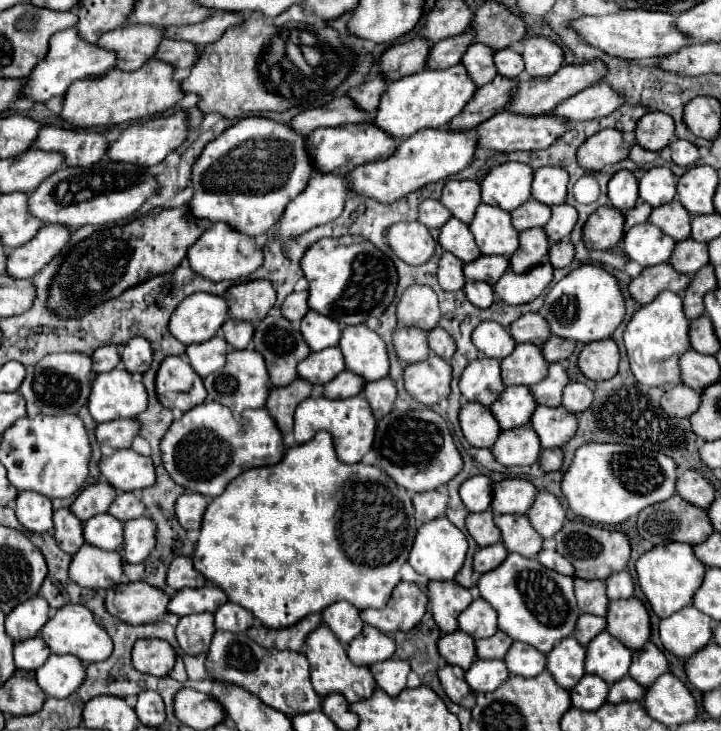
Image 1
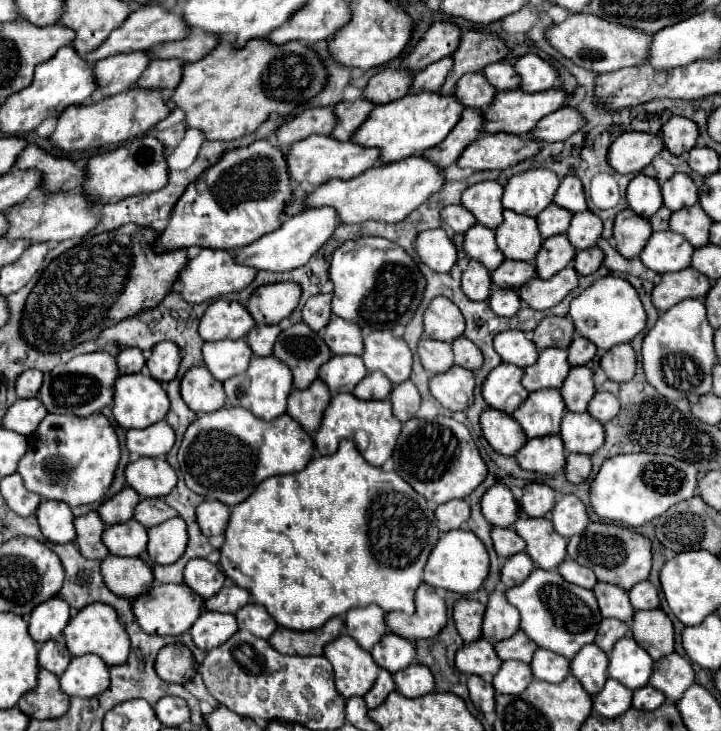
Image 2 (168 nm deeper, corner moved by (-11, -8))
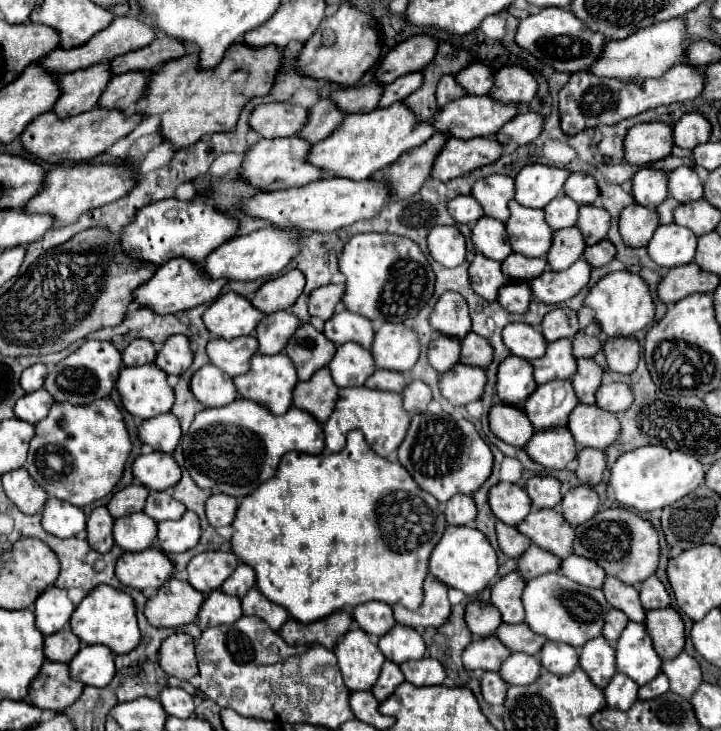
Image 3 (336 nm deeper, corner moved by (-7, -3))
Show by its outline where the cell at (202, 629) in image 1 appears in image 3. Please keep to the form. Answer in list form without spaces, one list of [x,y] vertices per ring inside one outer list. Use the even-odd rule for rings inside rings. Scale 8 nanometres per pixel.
[[[216,589],[208,595],[204,601],[198,619],[204,625],[222,625],[222,623],[234,623],[242,617],[242,605],[240,597],[232,597],[224,593],[222,589]]]

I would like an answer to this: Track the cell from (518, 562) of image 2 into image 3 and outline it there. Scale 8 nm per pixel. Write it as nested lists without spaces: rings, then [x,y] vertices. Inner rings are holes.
[[[530,545],[530,549],[518,559],[518,573],[528,581],[544,573],[560,571],[560,561],[562,559],[558,559],[550,551],[540,549],[538,545]]]

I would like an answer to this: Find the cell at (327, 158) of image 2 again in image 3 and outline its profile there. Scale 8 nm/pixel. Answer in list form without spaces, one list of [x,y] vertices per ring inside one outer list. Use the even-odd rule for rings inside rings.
[[[298,135],[286,137],[286,139],[260,139],[256,145],[250,147],[250,151],[244,153],[240,179],[244,179],[246,183],[250,183],[260,191],[282,191],[290,187],[302,187],[310,181],[326,177],[324,171],[320,171],[318,167],[312,167],[306,161],[308,151],[310,151],[310,143],[300,139]]]

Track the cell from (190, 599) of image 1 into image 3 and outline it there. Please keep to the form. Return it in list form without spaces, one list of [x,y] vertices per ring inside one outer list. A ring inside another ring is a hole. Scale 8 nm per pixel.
[[[240,563],[236,567],[236,571],[224,581],[222,589],[224,589],[224,593],[236,595],[236,597],[244,597],[254,585],[256,585],[256,573],[254,573],[254,569],[248,567],[246,563]]]

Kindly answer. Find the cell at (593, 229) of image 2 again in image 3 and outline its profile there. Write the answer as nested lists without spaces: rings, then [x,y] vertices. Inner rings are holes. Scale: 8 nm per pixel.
[[[582,205],[576,227],[582,231],[586,245],[596,245],[606,239],[610,229],[610,213],[598,205]]]

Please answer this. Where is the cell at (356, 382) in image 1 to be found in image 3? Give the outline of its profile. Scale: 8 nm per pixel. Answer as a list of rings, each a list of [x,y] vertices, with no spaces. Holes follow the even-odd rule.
[[[376,369],[374,375],[366,381],[368,389],[382,389],[382,391],[396,391],[396,393],[402,393],[406,385],[408,385],[408,381],[406,381],[404,373],[382,371],[382,369]]]

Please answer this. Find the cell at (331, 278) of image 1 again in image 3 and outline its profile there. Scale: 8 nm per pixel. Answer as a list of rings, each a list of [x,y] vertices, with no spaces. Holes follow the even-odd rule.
[[[362,233],[354,235],[340,257],[340,271],[346,275],[344,305],[370,321],[402,323],[418,315],[434,293],[434,271],[420,247],[406,237]]]

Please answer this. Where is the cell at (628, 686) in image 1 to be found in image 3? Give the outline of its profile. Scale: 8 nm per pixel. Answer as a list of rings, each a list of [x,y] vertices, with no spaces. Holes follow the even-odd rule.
[[[660,673],[648,685],[640,687],[638,695],[640,695],[640,699],[654,699],[654,697],[660,697],[662,693],[666,693],[668,689],[670,689],[670,681],[668,681],[668,677],[664,673]]]

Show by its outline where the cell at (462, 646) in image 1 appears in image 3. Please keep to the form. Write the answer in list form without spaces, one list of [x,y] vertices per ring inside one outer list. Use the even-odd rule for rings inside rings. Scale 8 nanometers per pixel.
[[[496,637],[474,639],[468,649],[464,649],[464,665],[468,669],[484,669],[484,671],[498,671],[500,665],[510,657],[508,647]]]

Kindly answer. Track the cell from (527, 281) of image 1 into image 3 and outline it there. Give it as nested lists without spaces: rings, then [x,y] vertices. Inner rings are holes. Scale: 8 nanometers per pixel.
[[[578,259],[566,271],[544,271],[540,277],[530,281],[534,299],[552,305],[564,303],[588,285],[590,271],[592,267],[584,259]]]

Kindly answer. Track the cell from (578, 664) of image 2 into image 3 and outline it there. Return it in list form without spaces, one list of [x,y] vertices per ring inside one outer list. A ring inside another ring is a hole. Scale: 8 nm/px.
[[[596,637],[582,647],[580,667],[588,673],[596,687],[604,689],[616,673],[616,649],[604,641],[604,637]]]

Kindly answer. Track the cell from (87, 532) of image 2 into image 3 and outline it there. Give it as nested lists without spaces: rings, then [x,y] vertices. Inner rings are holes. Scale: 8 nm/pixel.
[[[96,507],[88,515],[88,523],[86,523],[88,543],[98,553],[106,553],[112,549],[112,545],[114,545],[112,525],[114,525],[114,517],[108,513],[106,507]]]

